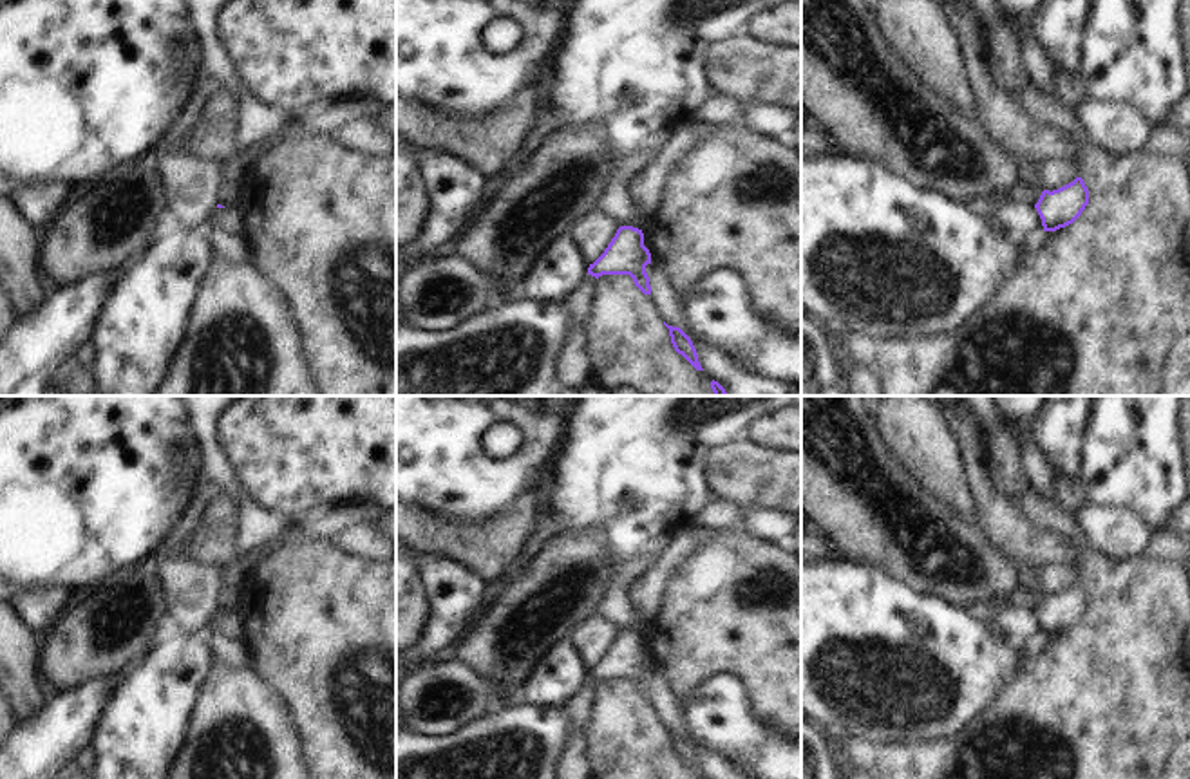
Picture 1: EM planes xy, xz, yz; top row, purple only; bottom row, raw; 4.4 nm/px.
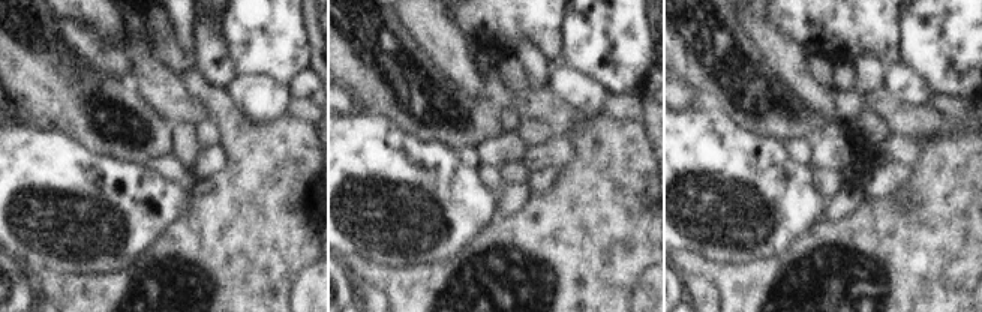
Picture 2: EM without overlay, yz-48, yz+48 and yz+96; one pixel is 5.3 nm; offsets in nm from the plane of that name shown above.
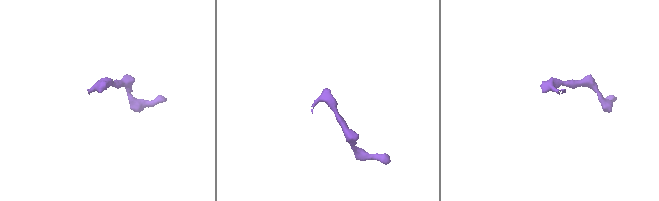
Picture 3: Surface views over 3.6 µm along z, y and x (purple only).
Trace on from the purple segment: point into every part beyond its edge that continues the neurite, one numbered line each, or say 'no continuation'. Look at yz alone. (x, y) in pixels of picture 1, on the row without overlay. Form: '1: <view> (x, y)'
no continuation

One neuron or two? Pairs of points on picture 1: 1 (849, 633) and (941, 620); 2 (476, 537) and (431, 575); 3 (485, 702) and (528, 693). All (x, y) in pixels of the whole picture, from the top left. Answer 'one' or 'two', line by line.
1: one
2: two
3: two

